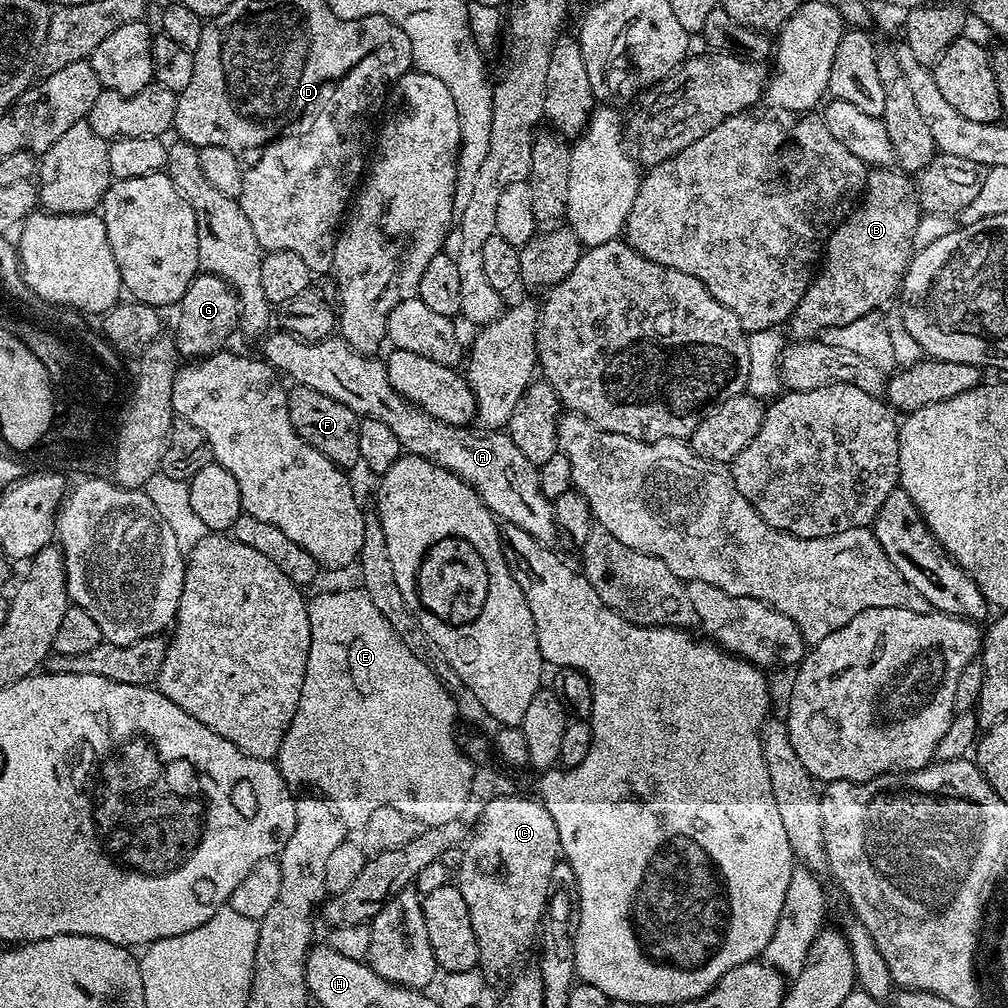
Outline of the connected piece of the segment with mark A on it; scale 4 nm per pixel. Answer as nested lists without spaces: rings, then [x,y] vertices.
[[[272,330],[263,337],[262,343],[264,343],[263,359],[267,360],[277,373],[284,375],[285,372],[292,379],[293,385],[318,390],[318,394],[326,394],[330,398],[342,402],[342,406],[354,410],[361,418],[366,416],[378,418],[378,422],[383,422],[398,437],[401,449],[407,455],[421,456],[437,464],[439,468],[450,470],[455,476],[461,476],[480,495],[482,502],[491,510],[492,515],[503,521],[505,525],[507,525],[506,523],[513,524],[511,526],[513,529],[531,532],[540,543],[549,546],[555,545],[558,529],[552,501],[542,492],[542,486],[539,484],[540,468],[532,464],[530,458],[526,458],[526,454],[522,454],[522,450],[518,450],[518,446],[514,446],[507,431],[475,430],[476,432],[471,432],[473,430],[471,427],[447,424],[426,414],[419,406],[411,404],[405,396],[398,394],[394,390],[394,386],[390,386],[388,369],[383,359],[373,358],[363,352],[355,352],[342,338],[305,342],[297,340],[289,332]]]

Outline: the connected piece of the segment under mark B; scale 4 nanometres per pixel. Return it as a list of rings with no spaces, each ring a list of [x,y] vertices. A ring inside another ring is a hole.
[[[892,166],[869,167],[864,186],[862,199],[832,231],[832,237],[828,239],[822,253],[822,263],[818,271],[786,321],[786,329],[788,328],[793,341],[815,340],[818,334],[823,334],[828,328],[846,326],[846,322],[855,322],[866,314],[883,309],[883,304],[891,296],[893,299],[900,291],[900,285],[904,283],[904,275],[914,255],[912,243],[916,240],[916,231],[919,230],[922,219],[915,179]]]

